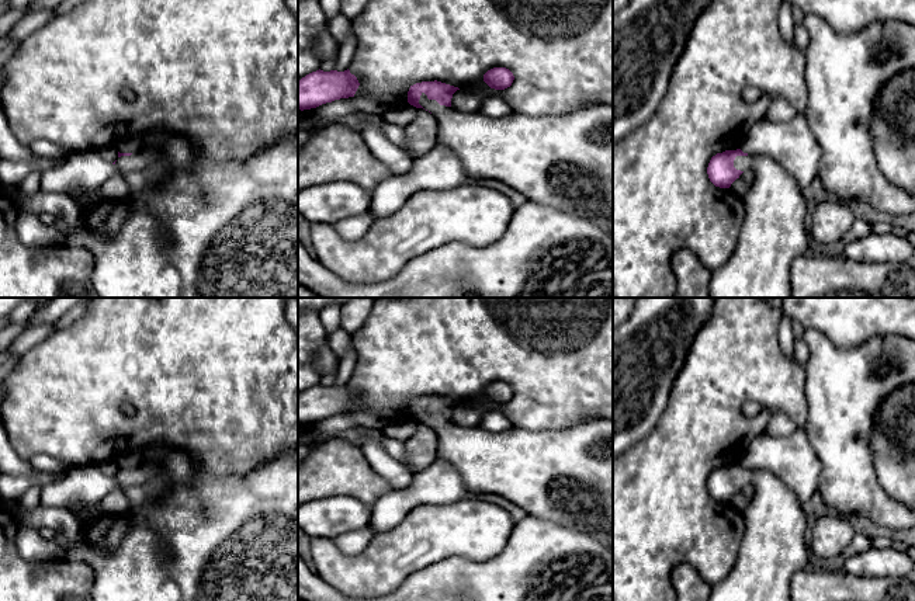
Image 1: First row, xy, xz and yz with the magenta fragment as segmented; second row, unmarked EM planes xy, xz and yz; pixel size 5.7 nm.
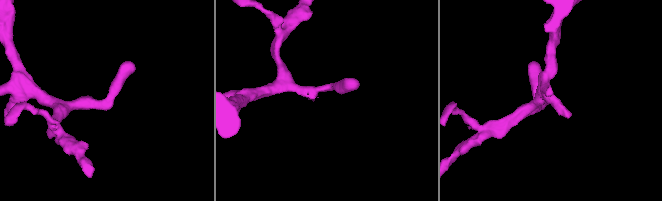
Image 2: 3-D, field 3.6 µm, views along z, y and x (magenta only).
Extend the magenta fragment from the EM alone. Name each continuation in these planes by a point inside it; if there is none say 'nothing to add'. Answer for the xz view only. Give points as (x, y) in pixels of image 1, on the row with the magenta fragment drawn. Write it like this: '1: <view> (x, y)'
1: xz (565, 162)

